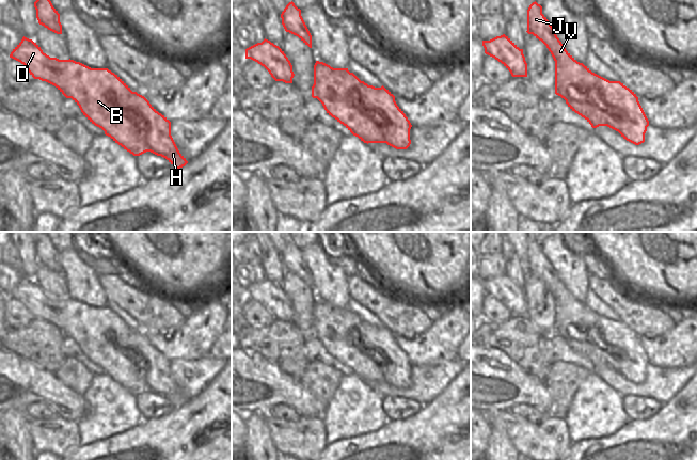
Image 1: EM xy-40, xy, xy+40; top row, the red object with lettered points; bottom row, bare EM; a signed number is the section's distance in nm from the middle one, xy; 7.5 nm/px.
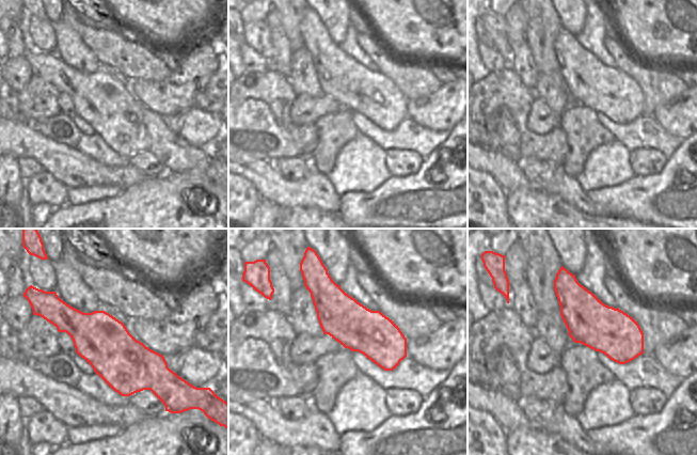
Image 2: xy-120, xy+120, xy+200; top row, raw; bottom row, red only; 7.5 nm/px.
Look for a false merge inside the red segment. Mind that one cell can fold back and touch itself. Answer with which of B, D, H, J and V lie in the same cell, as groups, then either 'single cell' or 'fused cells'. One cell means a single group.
groups B D / H J V; fused cells

